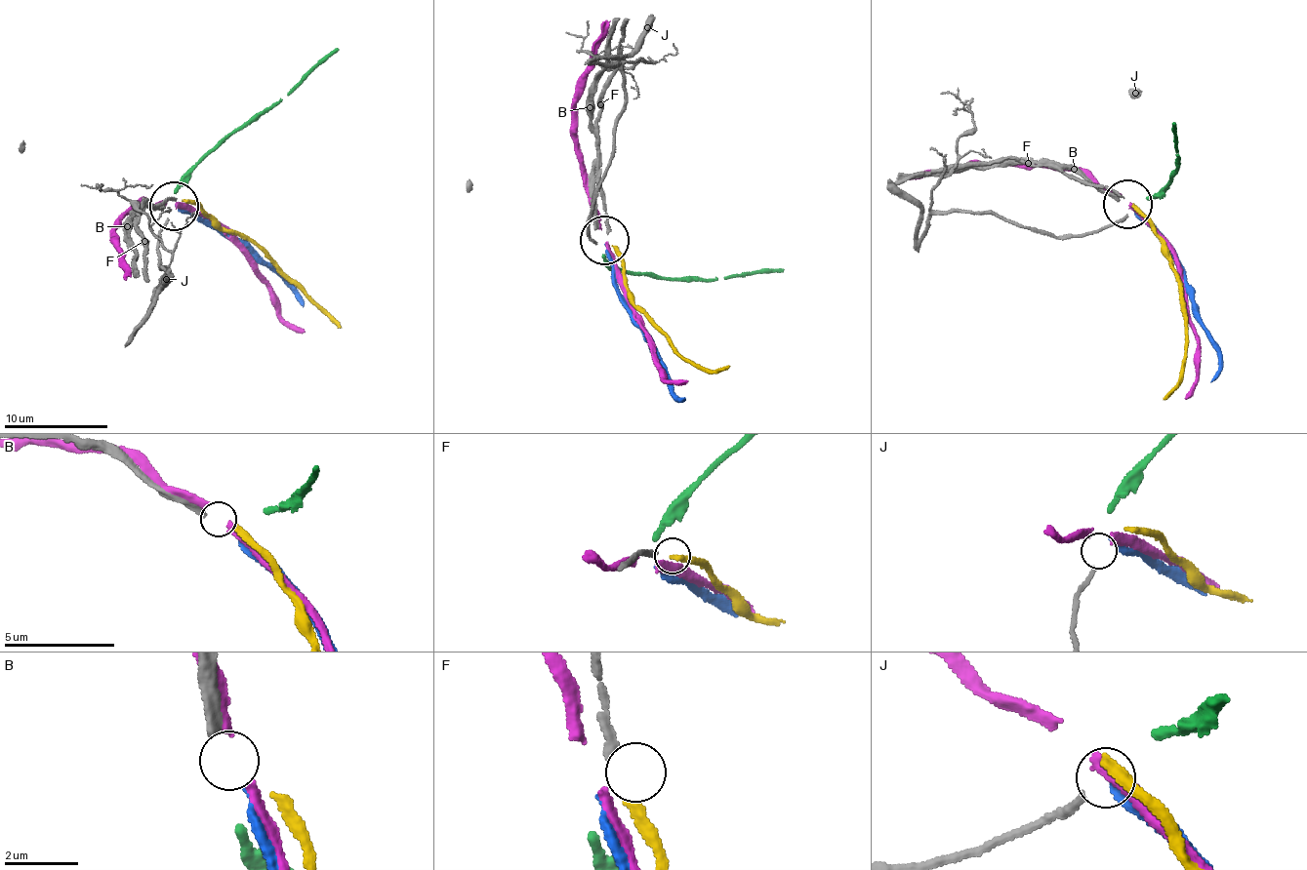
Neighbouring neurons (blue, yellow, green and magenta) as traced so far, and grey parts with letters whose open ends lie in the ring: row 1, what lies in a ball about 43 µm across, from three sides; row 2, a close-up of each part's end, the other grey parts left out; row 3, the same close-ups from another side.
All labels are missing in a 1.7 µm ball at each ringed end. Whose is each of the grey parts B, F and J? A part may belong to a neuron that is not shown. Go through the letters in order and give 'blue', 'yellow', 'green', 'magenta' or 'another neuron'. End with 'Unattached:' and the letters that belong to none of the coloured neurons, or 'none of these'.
B: blue
F: yellow
J: another neuron
Unattached: J

